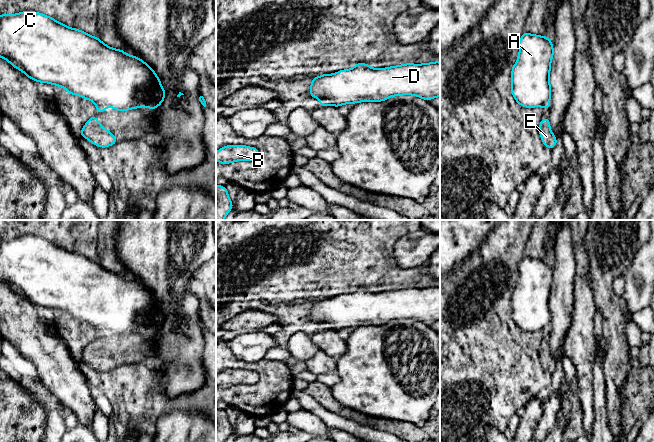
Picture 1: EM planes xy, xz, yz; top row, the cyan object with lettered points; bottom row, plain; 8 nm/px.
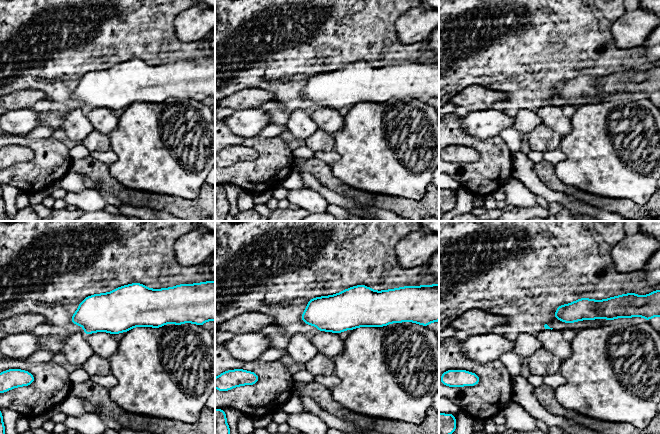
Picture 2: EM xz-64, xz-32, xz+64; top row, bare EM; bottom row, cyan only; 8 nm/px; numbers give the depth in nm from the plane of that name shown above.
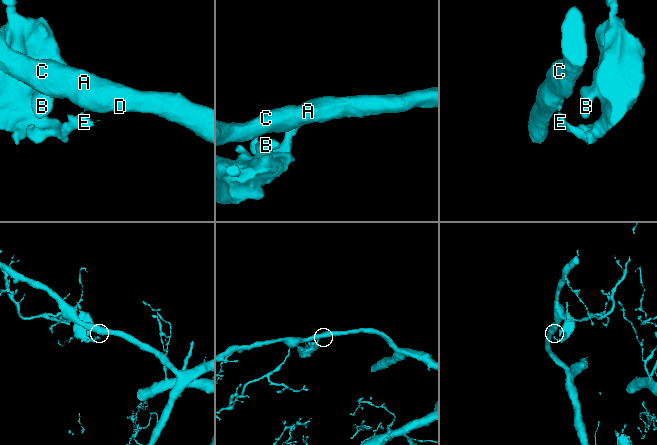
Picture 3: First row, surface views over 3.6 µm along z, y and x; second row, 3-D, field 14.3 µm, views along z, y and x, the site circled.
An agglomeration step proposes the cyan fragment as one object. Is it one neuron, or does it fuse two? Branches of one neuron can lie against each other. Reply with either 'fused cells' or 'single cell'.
fused cells

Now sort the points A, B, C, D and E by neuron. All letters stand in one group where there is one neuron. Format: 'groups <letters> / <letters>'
groups A C D / B E

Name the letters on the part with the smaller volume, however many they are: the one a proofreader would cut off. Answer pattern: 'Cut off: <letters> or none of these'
Cut off: B, E

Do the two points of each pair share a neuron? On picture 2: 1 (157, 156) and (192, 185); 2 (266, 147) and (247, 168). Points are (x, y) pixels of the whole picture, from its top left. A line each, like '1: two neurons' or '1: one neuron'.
1: one neuron
2: one neuron

